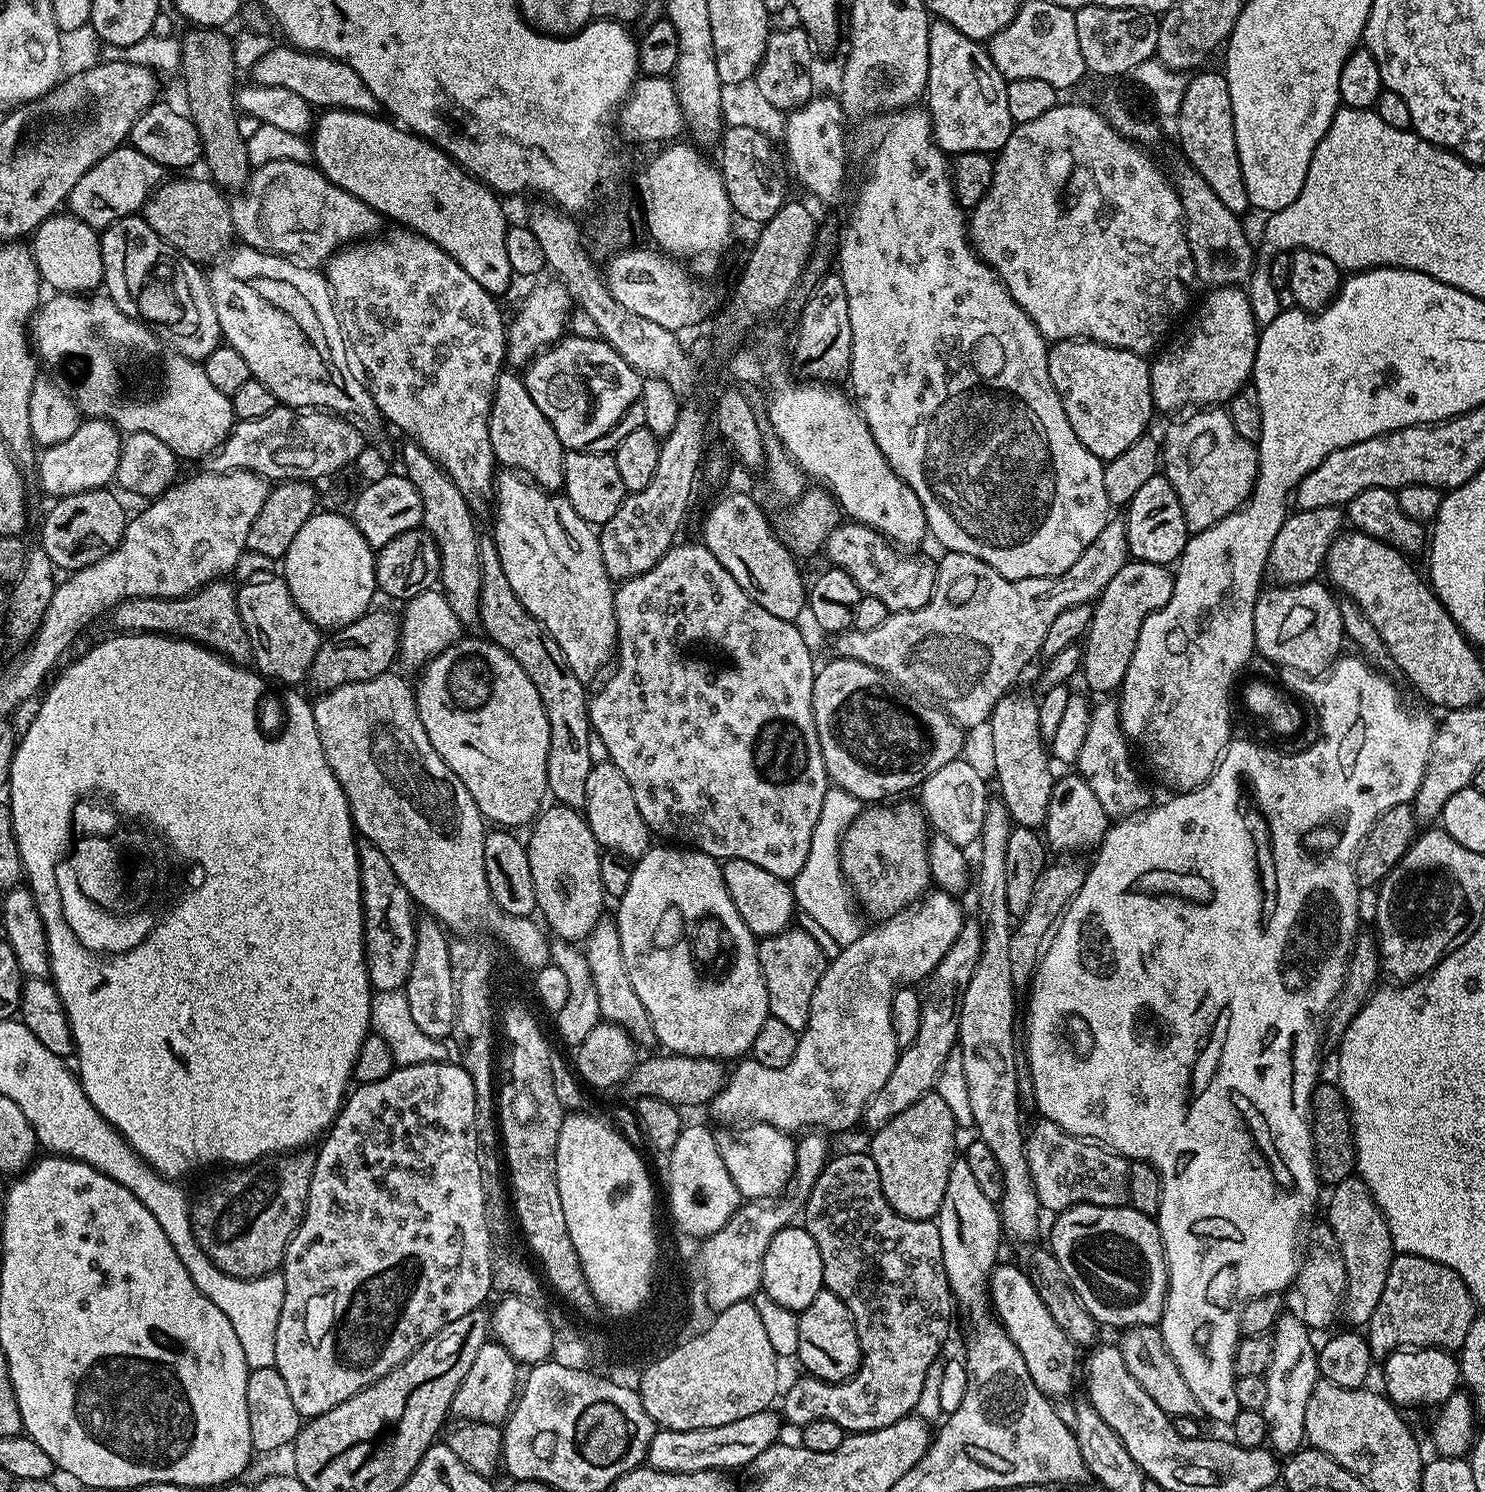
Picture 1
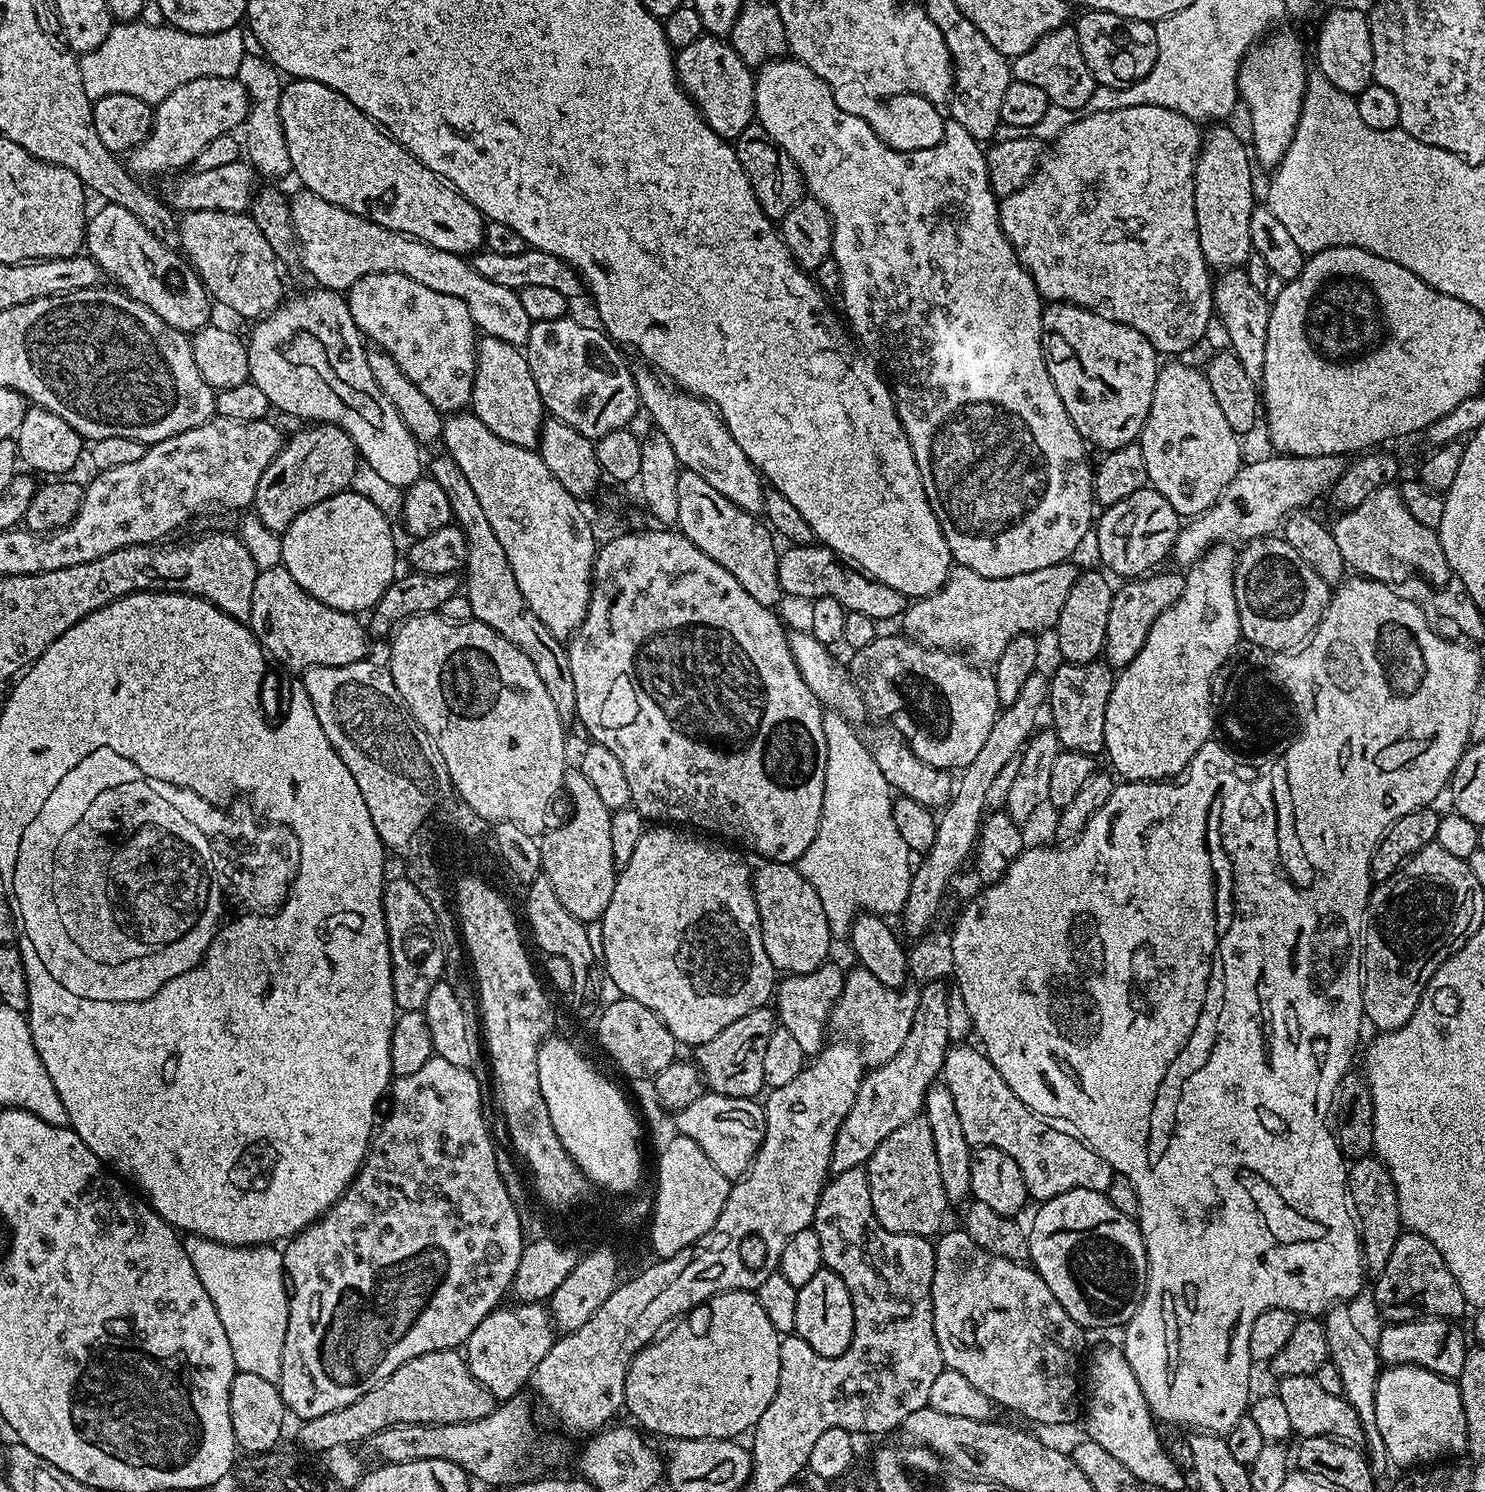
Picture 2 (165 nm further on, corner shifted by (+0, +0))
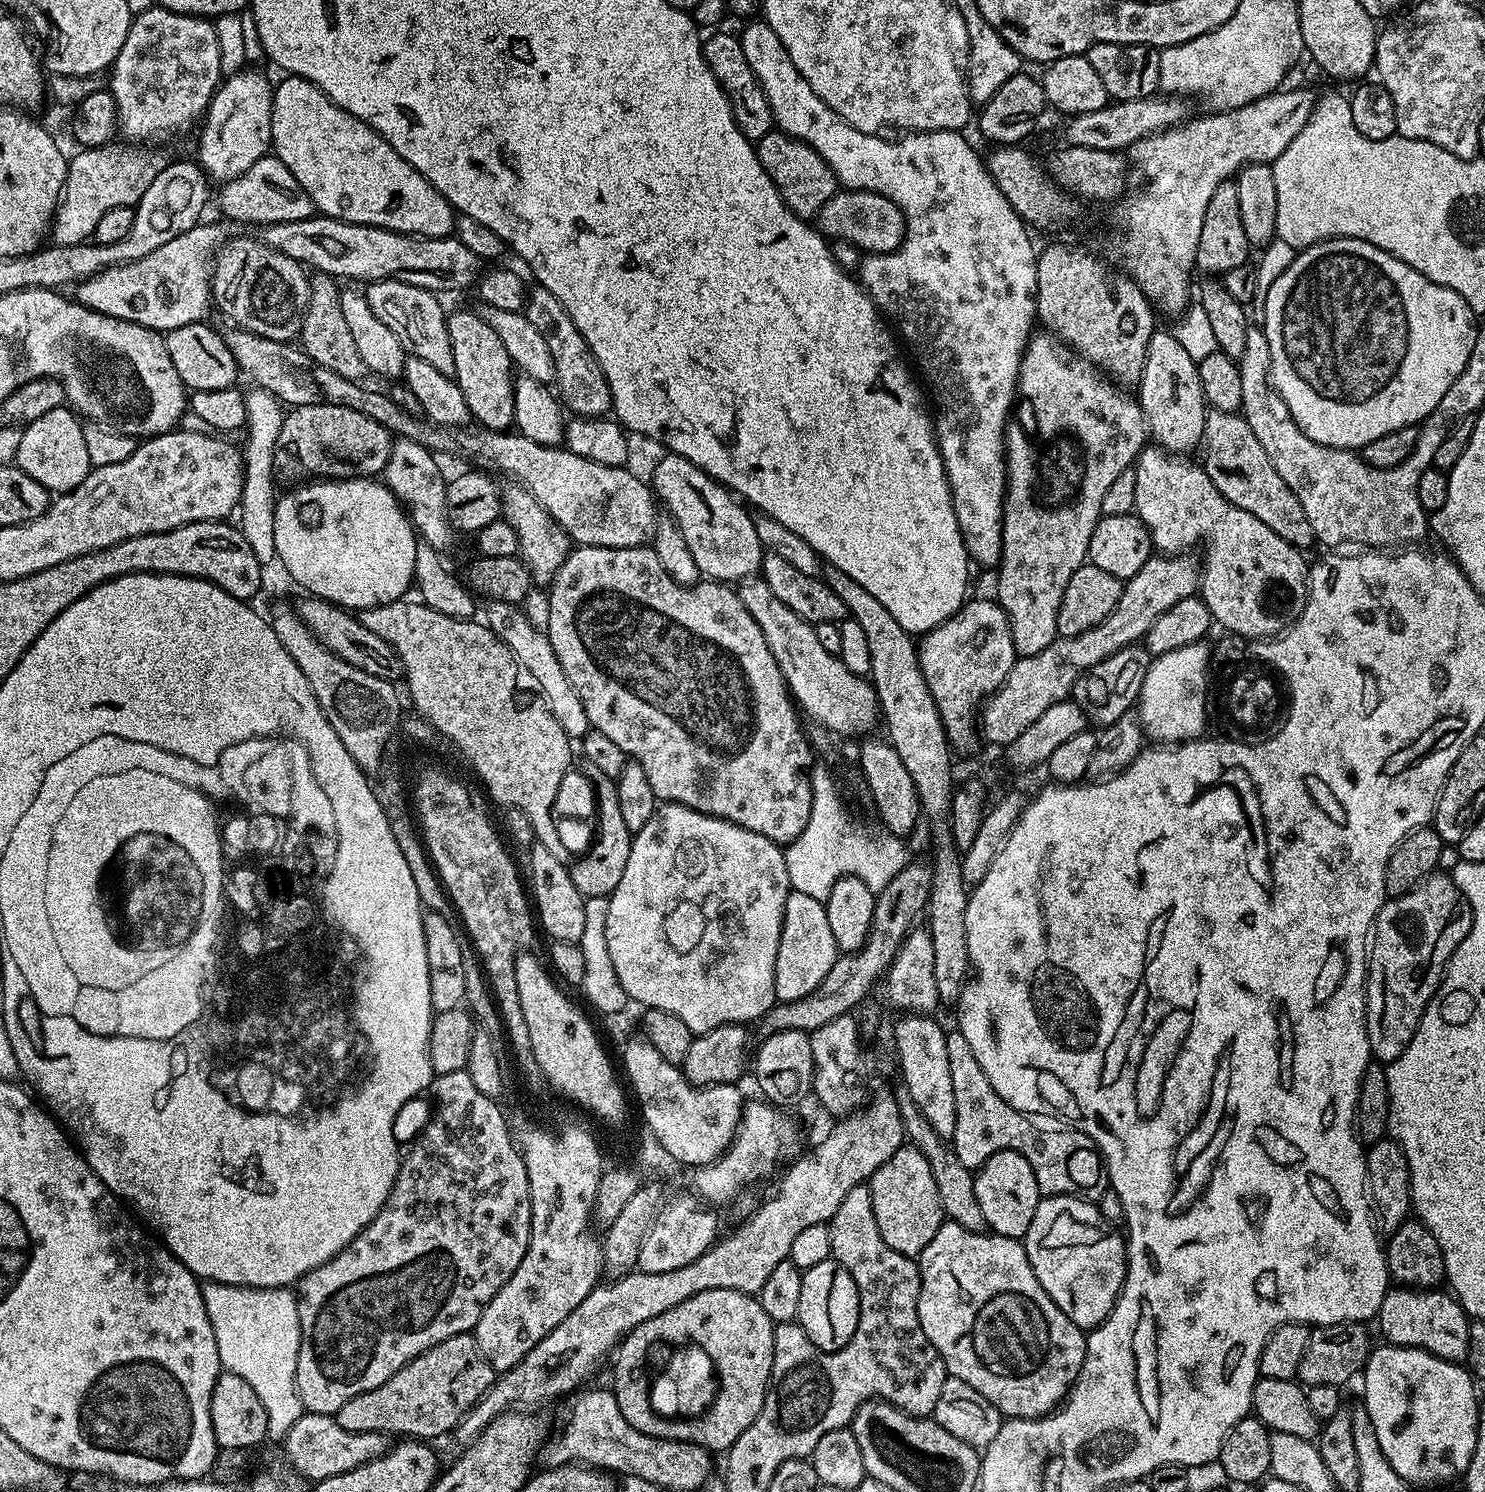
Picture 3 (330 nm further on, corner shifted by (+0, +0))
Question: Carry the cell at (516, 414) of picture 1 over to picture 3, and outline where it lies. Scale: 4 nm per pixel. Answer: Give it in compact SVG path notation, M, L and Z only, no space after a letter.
M479 311L456 312L448 316L450 350L454 350L454 377L466 398L468 415L477 425L508 430L514 424L514 365L498 334L480 317Z

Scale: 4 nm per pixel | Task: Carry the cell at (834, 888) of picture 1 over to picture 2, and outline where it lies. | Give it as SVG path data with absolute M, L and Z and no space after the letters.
M831 708L825 709L822 718L822 732L826 739L827 758L826 758L826 787L823 790L823 806L822 806L822 818L819 819L819 828L817 834L814 836L813 842L806 848L805 854L800 860L797 861L796 865L800 873L808 882L810 886L813 886L814 890L818 893L818 898L821 899L822 910L826 913L827 925L830 926L830 930L835 939L843 939L847 937L848 933L852 929L852 924L856 920L856 917L861 913L873 912L876 915L891 916L890 914L901 913L905 906L906 897L909 894L910 882L912 881L912 873L914 866L912 861L912 853L909 847L906 846L906 842L902 839L902 834L898 831L898 826L894 823L892 801L894 794L886 782L885 775L882 774L882 770L878 768L878 764L874 762L871 749L860 740L851 724L844 718L843 714L831 710Z

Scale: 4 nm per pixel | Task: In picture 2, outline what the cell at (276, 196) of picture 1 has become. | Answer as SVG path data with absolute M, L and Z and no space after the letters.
M300 190L296 197L293 195L290 203L303 271L308 271L319 287L343 293L352 288L358 278L366 278L366 274L406 274L406 278L414 278L414 282L438 290L438 294L450 294L466 302L470 318L483 335L502 338L502 342L510 342L510 346L519 349L527 345L534 321L530 314L526 314L519 291L497 286L490 282L490 278L482 278L465 257L438 250L438 246L430 246L386 226L378 226L372 220L342 210L342 206L334 206L334 202L326 202L326 198L318 198L318 194L307 190Z

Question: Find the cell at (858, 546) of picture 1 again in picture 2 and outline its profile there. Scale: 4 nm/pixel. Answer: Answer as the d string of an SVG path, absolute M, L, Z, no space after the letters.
M819 542L786 548L785 552L783 549L779 553L778 562L778 582L785 597L797 596L805 602L818 598L834 598L834 602L842 605L845 612L861 612L877 622L892 620L895 616L896 619L903 617L906 611L906 597L901 592L841 562L832 549L825 548Z

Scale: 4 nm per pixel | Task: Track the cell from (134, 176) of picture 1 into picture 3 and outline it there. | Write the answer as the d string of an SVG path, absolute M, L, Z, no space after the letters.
M275 154L263 156L250 170L238 178L227 181L220 192L220 208L232 220L242 220L246 224L267 226L278 222L298 222L308 220L314 215L312 199L306 190L290 174L286 165Z

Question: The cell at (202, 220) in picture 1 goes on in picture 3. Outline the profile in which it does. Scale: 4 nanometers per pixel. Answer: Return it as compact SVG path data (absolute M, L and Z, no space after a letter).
M240 236L237 240L229 238L216 253L212 265L212 299L215 307L220 307L232 319L229 321L233 325L250 330L262 338L292 342L299 337L310 298L308 277L305 265L286 254L274 251L263 239L251 240L248 236Z

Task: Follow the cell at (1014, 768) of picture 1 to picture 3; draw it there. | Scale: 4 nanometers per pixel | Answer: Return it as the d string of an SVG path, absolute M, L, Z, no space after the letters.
M1037 331L1028 341L1014 415L1006 425L1004 524L1000 528L1000 573L994 593L1008 615L1017 657L1037 656L1058 638L1058 606L1062 606L1070 574L1087 561L1090 534L1094 534L1094 526L1101 518L1102 497L1122 470L1133 467L1149 439L1148 422L1137 397L1124 396L1123 391L1123 387L1105 378L1095 364L1051 332Z

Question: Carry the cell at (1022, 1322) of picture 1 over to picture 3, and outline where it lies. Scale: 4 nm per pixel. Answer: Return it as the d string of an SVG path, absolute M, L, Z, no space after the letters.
M945 1222L938 1230L938 1234L934 1234L934 1238L930 1238L930 1246L926 1246L926 1250L920 1252L918 1263L920 1265L918 1322L922 1322L922 1330L926 1330L926 1338L930 1338L934 1350L938 1350L944 1363L944 1369L948 1371L949 1376L962 1378L962 1382L974 1386L974 1390L978 1390L978 1394L982 1394L982 1398L986 1398L986 1402L994 1405L999 1410L1001 1417L1004 1418L1034 1420L1037 1416L1047 1416L1049 1412L1056 1411L1064 1403L1065 1396L1072 1389L1072 1383L1082 1370L1088 1342L1085 1329L1079 1328L1073 1320L1066 1318L1066 1314L1062 1314L1062 1310L1058 1310L1058 1306L1052 1301L1050 1294L1046 1294L1046 1290L1042 1290L1042 1282L1038 1282L1038 1278L1030 1266L1030 1258L1026 1258L1023 1243L1005 1236L989 1234L987 1231L971 1232L957 1224Z

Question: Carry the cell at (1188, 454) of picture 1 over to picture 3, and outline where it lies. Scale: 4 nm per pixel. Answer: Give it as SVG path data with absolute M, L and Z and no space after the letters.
M1171 331L1153 332L1150 346L1146 346L1146 366L1138 381L1138 403L1147 419L1151 439L1177 454L1191 453L1191 448L1193 451L1204 436L1206 401L1197 363Z

